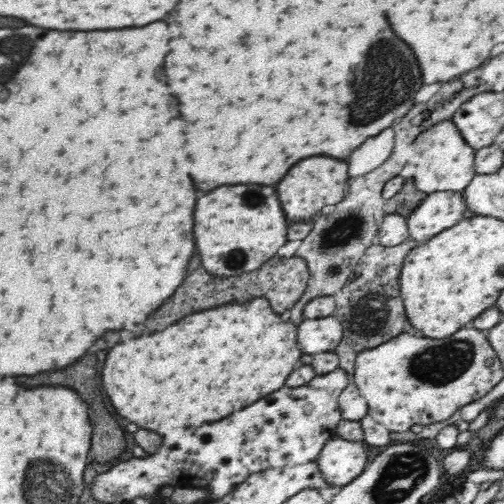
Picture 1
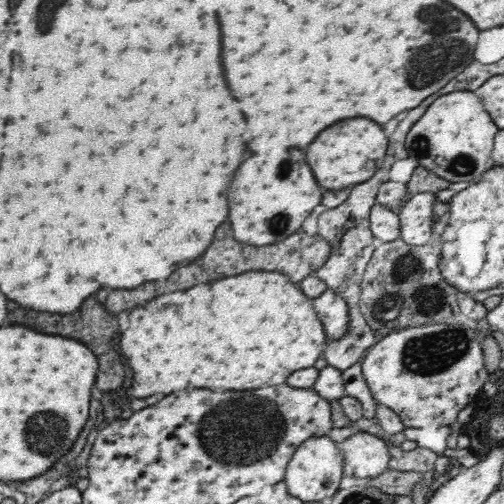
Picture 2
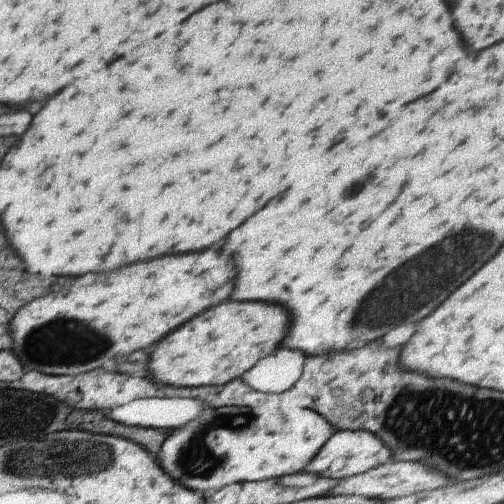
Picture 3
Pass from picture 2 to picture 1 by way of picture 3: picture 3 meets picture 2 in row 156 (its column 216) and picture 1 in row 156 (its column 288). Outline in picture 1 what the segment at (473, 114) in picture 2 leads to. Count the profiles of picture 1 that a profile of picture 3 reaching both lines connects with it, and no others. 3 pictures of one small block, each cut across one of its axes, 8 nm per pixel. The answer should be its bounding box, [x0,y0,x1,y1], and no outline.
[398,120,476,196]

